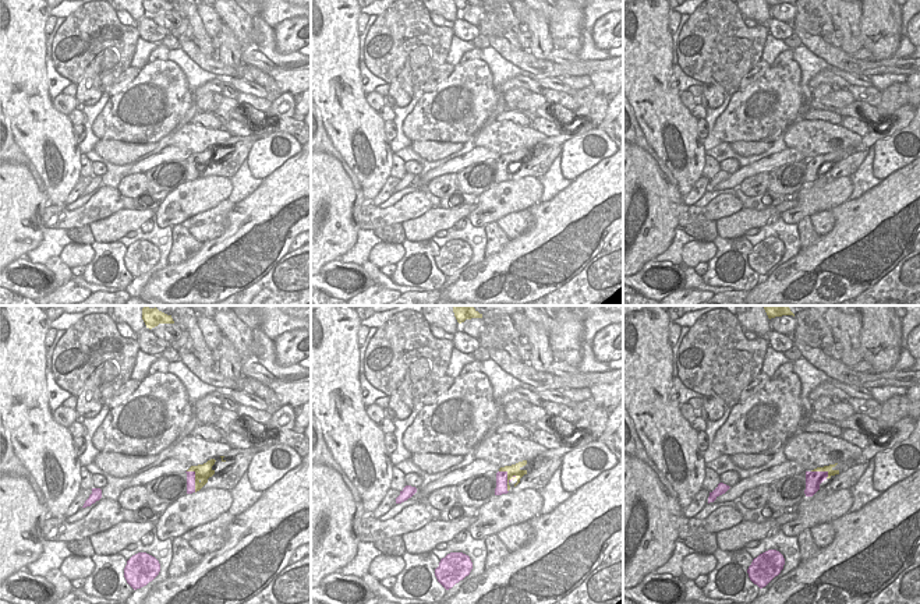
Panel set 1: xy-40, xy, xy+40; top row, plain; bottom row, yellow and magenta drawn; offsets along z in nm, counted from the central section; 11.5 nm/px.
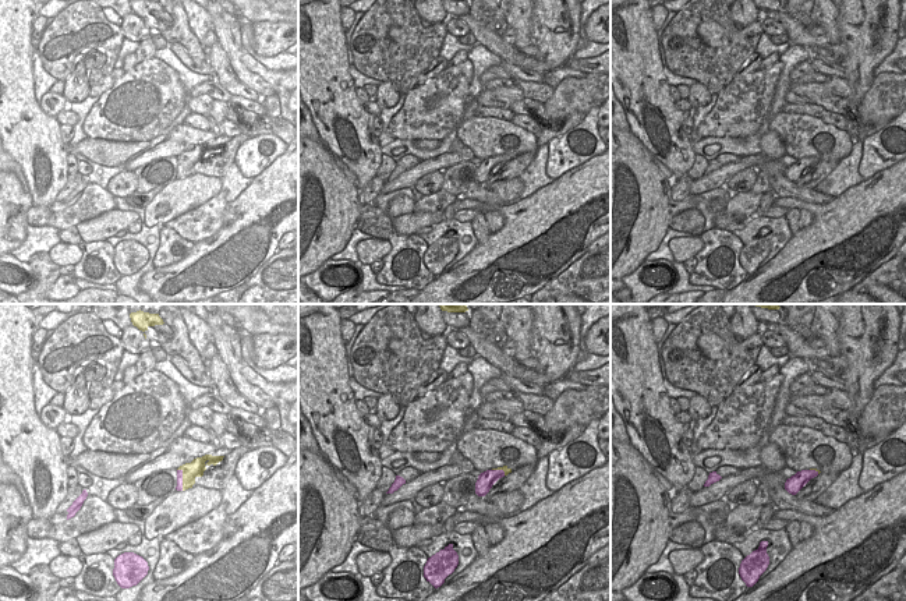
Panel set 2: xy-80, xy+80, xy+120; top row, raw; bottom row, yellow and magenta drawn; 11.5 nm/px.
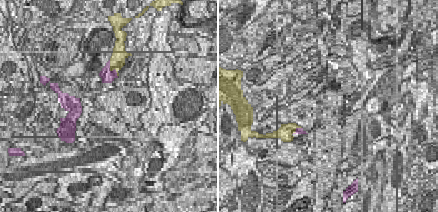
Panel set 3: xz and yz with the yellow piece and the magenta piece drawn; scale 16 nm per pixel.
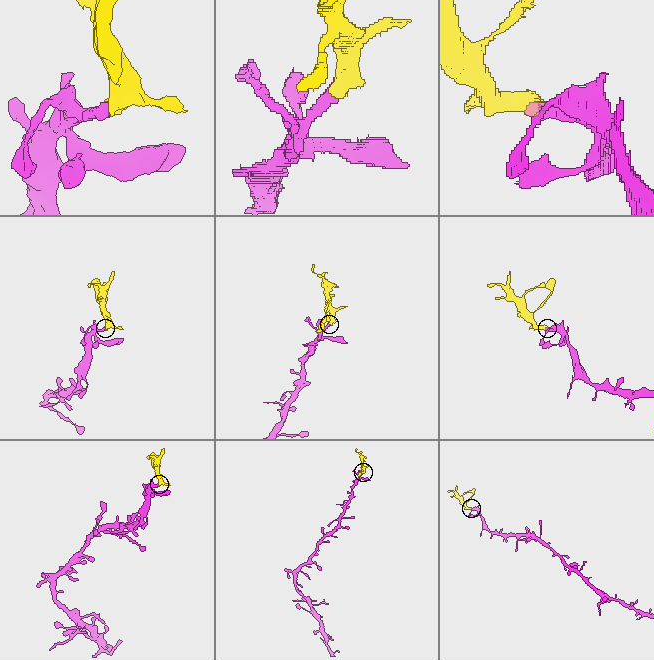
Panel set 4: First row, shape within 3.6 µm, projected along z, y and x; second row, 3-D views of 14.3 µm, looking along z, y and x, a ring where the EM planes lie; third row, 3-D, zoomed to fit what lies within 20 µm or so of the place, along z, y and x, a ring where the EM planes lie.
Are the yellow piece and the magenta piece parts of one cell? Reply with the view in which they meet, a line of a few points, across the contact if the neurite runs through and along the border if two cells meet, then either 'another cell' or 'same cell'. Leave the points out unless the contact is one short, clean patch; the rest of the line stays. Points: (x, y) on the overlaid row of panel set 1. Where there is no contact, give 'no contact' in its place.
meets yellow in xy; line xy (512, 470), (508, 479), (501, 488); same cell

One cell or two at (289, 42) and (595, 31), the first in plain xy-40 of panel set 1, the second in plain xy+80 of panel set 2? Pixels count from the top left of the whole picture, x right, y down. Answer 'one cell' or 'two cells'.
one cell

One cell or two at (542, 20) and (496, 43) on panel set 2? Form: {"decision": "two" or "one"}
{"decision": "two"}

